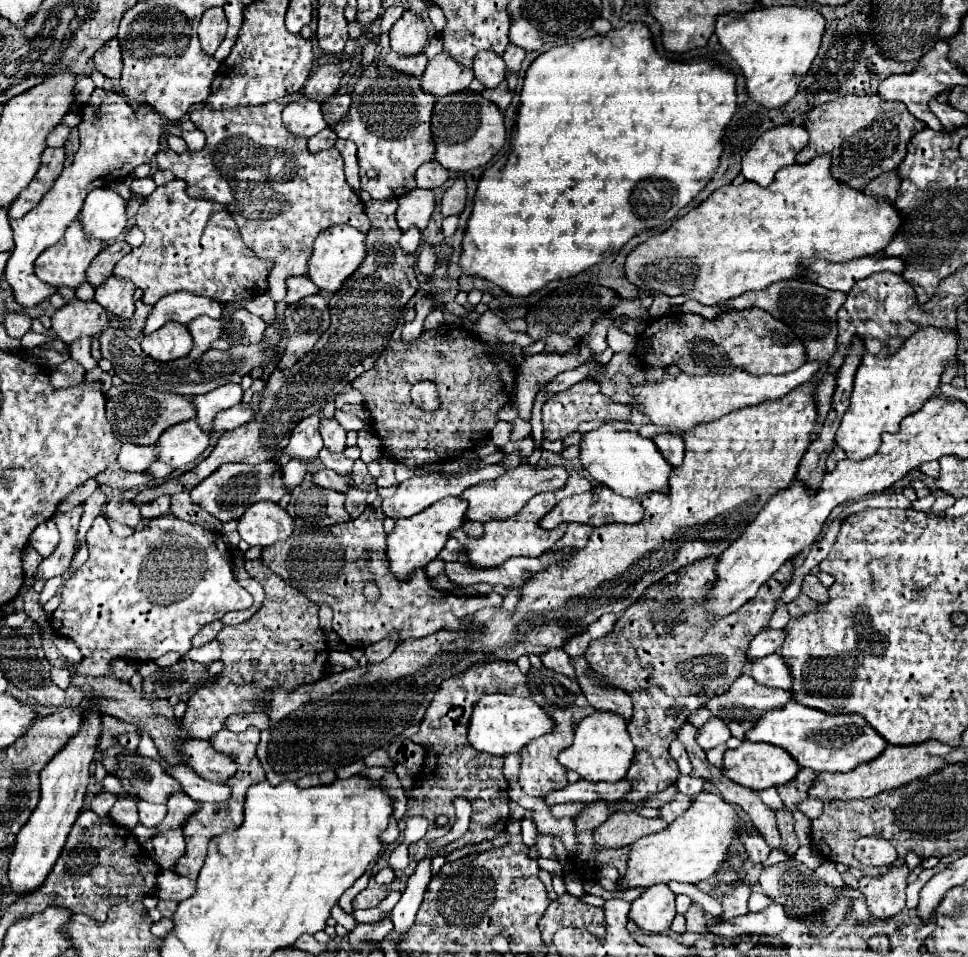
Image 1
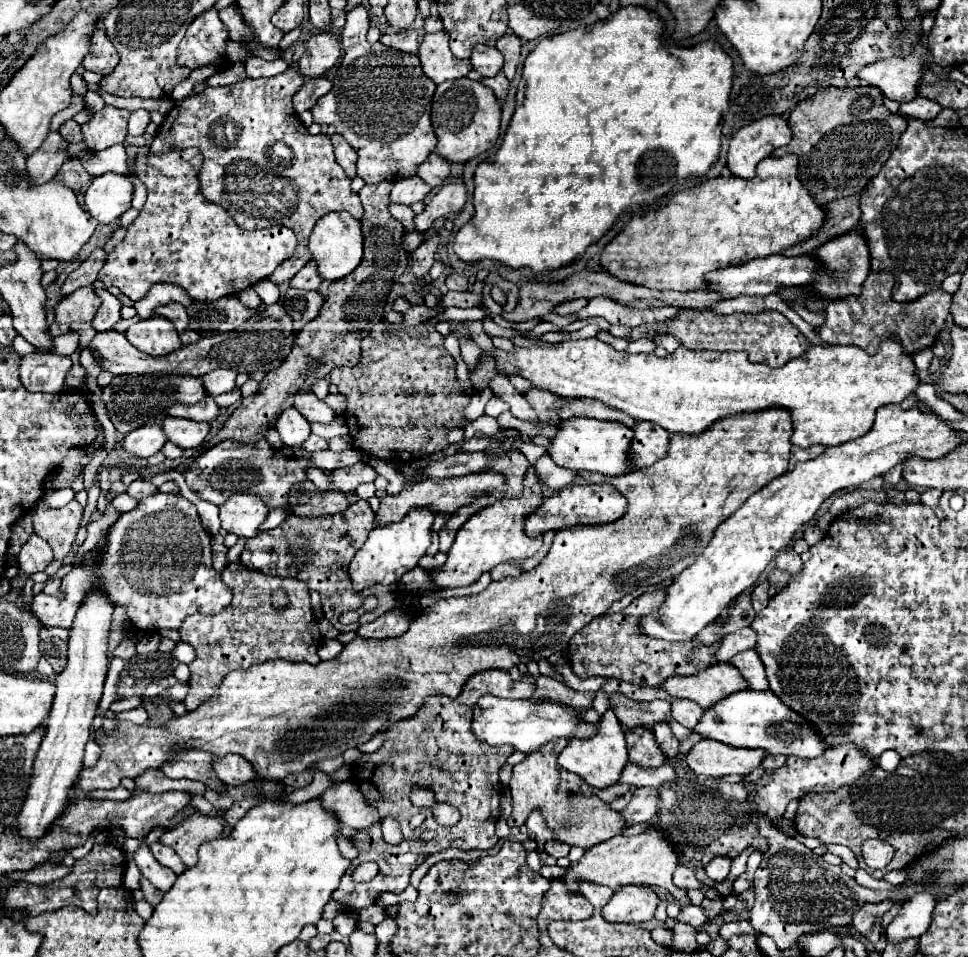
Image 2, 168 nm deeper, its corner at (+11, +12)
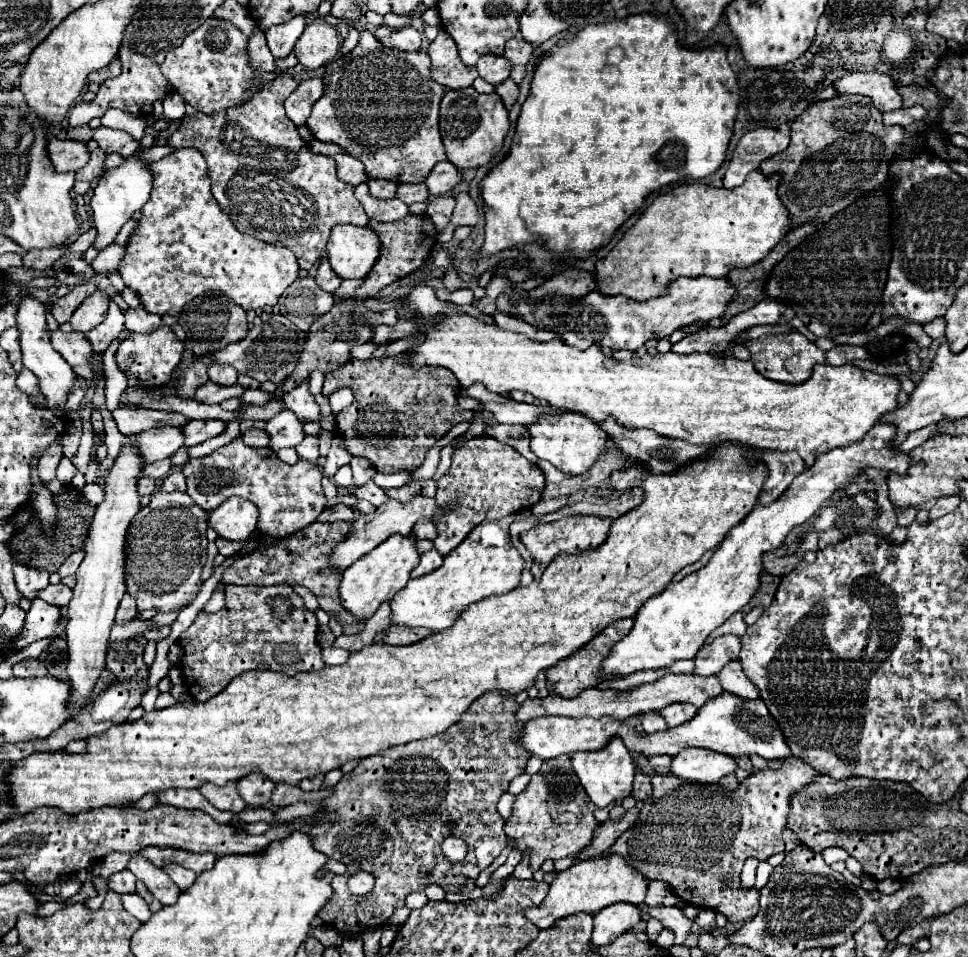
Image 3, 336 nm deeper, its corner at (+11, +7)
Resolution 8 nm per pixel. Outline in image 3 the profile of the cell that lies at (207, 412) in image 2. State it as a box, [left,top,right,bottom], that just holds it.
[112,405,188,435]

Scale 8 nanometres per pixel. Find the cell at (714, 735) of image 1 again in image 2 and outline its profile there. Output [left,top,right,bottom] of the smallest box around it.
[672,700,704,730]

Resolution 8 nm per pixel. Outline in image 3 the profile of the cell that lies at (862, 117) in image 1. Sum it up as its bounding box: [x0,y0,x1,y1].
[760,95,904,229]

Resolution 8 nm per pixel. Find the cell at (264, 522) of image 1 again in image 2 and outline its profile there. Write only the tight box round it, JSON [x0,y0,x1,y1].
[220,494,268,538]

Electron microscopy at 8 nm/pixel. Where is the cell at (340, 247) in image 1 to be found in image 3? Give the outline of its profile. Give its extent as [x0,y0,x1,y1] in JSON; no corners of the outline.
[326,225,382,279]

